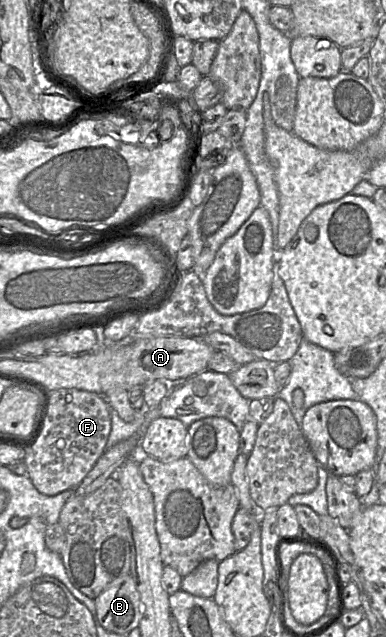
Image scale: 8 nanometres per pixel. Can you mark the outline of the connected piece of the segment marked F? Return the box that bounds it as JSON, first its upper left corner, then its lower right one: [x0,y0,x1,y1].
[26,388,111,494]

